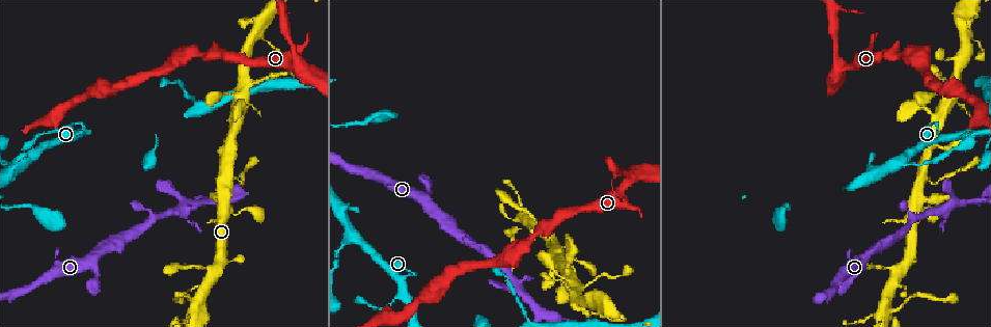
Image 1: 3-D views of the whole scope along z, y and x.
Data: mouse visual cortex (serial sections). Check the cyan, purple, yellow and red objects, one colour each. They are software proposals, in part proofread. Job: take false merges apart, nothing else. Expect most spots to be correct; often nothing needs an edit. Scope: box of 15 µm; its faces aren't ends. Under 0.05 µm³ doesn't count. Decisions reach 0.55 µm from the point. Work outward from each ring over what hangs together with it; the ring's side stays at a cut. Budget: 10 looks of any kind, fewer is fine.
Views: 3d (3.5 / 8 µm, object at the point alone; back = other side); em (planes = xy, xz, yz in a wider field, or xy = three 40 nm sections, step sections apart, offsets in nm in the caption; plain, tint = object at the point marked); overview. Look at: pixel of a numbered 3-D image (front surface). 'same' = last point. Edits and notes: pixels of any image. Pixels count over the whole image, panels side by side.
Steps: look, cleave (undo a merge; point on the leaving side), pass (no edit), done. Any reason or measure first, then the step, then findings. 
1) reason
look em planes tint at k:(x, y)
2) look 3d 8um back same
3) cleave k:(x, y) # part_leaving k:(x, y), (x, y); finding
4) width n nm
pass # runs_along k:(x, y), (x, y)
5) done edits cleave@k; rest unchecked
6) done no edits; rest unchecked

narrows sharply
look 3d 8um at 1:(243, 183)

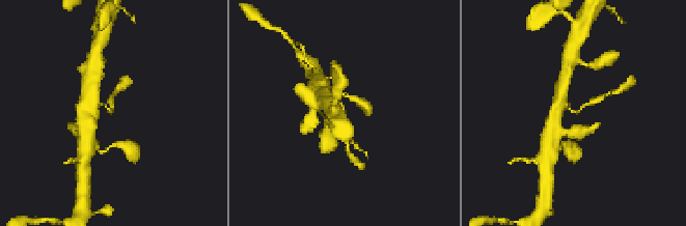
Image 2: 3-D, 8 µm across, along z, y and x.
closer look
look 3d 3.5um at 2:(111, 110)

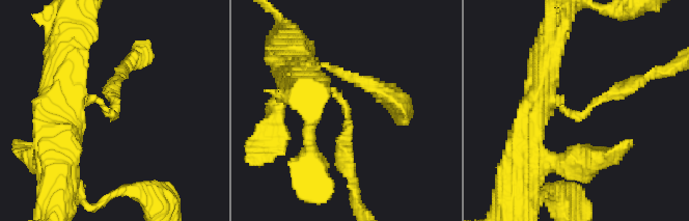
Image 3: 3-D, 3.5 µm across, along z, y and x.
need the tissue
look em planes tint at 3:(347, 120)

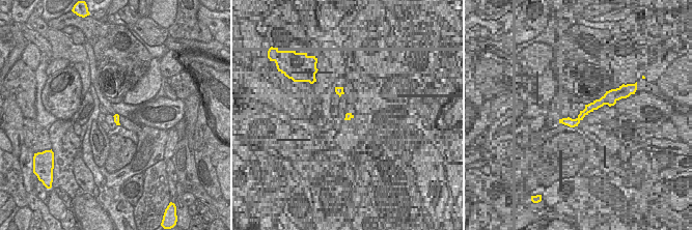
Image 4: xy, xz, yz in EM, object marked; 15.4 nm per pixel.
pass # runs_along 3:(295, 74), (346, 106), (349, 175); continuous, no second cell

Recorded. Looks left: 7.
sharp bend
look 3d 3.5um at 1:(81, 123)

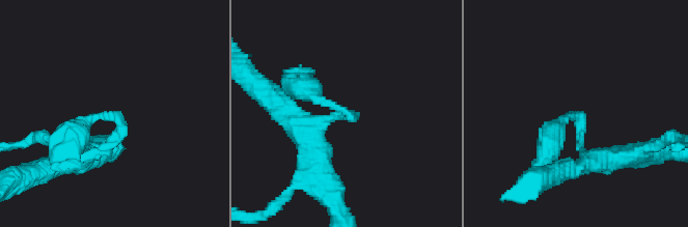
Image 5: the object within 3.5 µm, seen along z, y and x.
arm_widths 150, 400 nm; need the tissue
look em xy step 3 tint at 5:(350, 112)

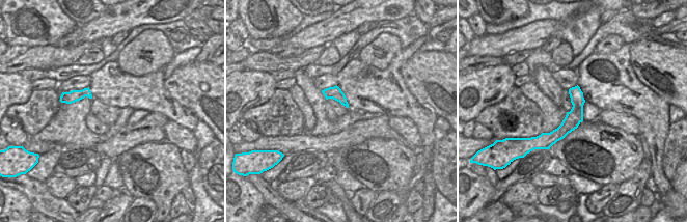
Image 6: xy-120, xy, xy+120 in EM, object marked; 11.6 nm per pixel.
pass # runs_along 6:(577, 89), (575, 116), (546, 141); continuous, no second cell

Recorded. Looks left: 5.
sharp bend
look 3d 8um at 1:(344, 243)

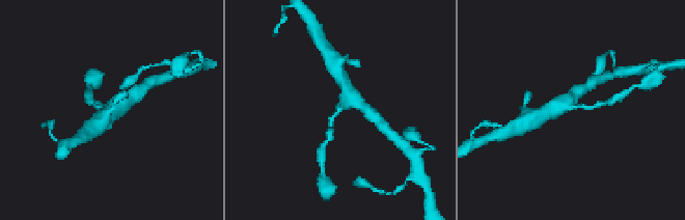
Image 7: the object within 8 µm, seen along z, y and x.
look em xy step 2 tint at 7:(343, 106)

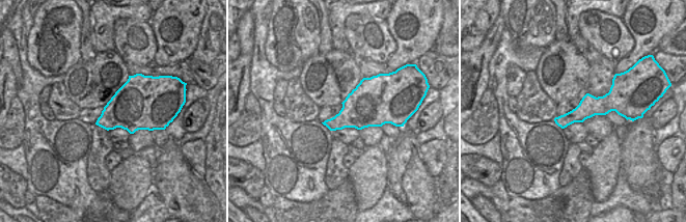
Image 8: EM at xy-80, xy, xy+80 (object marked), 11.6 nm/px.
width 460 nm
pass # runs_along 7:(373, 116), (350, 100), (340, 76); one cell here

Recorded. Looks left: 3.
three arms meet
look 3d 3.5um back at 1:(585, 286)

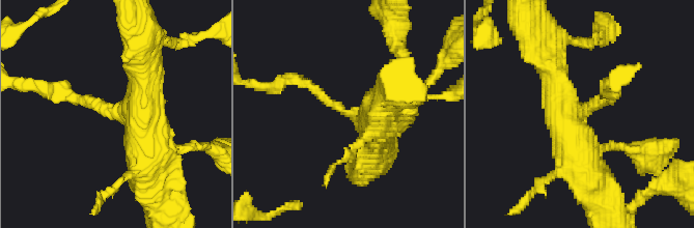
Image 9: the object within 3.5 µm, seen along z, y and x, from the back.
arms 3; arm_widths 150, 400, 600 nm; shape alone is not enough
look em planes tint at 9:(581, 113)

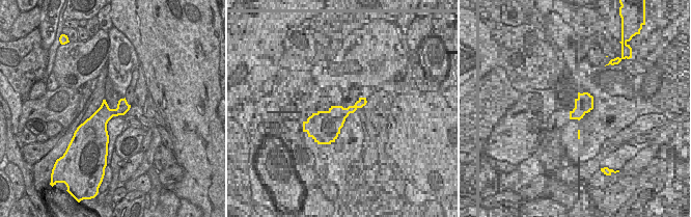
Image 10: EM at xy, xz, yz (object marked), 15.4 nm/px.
pass # runs_along 9:(148, 158), (142, 125), (62, 94); continuous, no second cell

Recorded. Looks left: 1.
done no edits; rest unchecked

